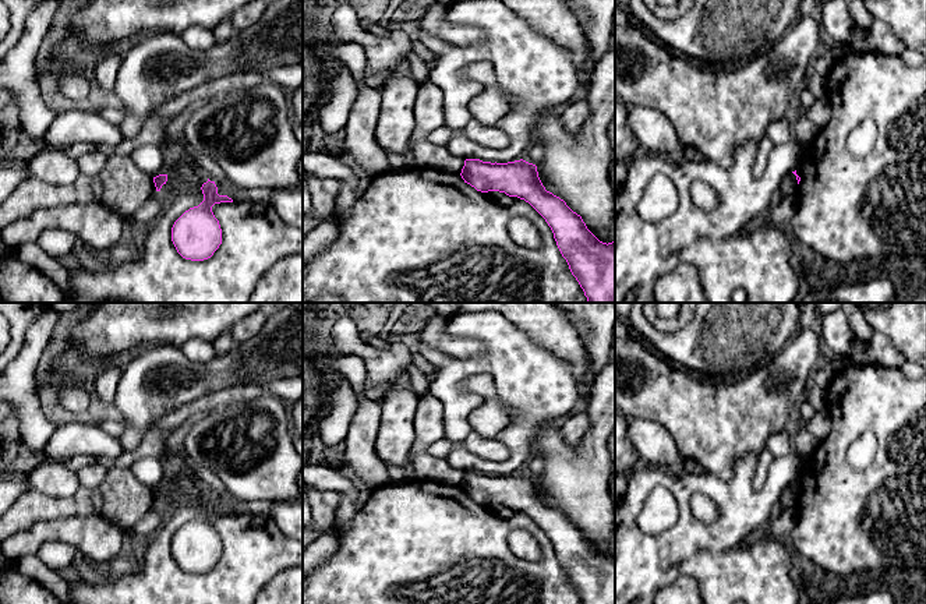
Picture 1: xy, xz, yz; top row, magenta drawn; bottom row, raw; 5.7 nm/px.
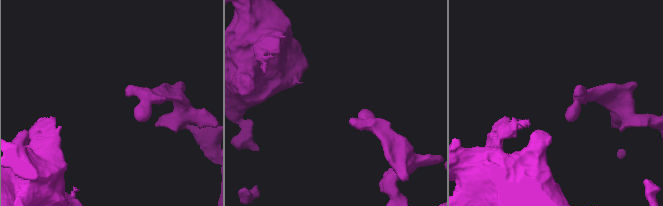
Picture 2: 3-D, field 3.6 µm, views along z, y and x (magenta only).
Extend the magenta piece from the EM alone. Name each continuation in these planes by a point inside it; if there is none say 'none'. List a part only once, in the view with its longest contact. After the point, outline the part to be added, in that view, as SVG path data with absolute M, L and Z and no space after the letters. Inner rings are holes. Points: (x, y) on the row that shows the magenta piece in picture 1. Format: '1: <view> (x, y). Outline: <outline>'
none

